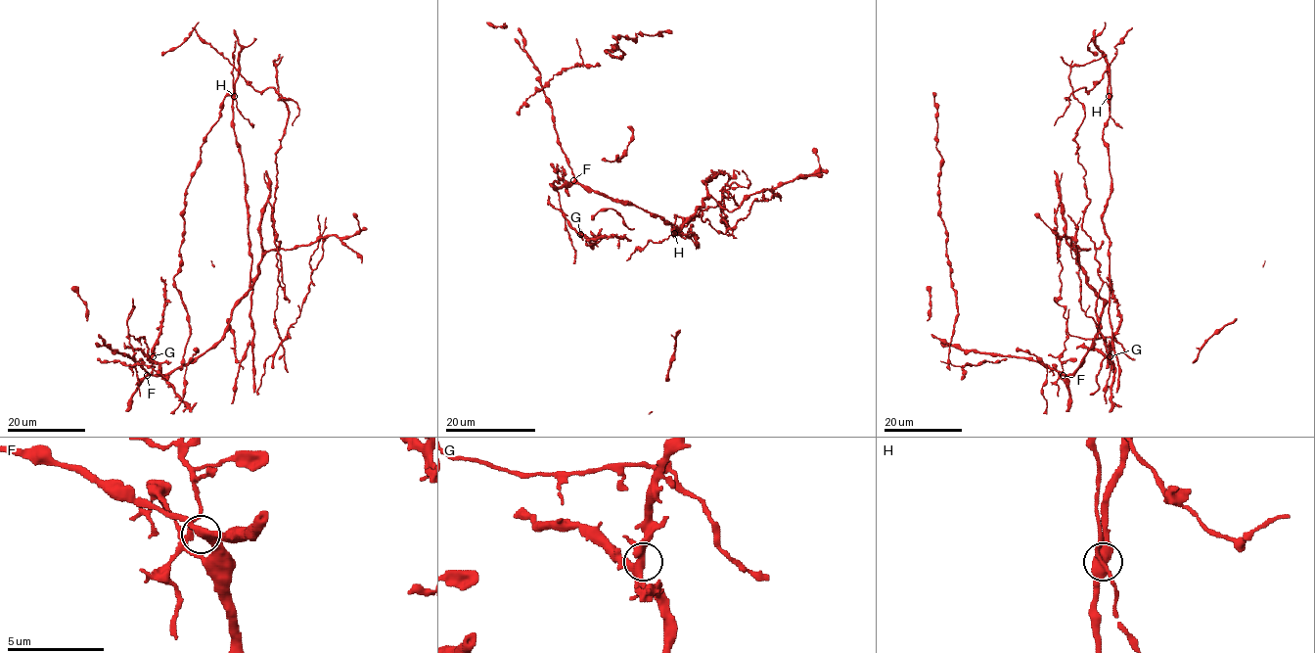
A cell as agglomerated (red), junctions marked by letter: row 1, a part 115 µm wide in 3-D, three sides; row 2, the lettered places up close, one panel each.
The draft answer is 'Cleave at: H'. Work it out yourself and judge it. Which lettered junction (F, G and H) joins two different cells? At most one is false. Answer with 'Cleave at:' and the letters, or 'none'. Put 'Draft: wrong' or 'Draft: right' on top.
Draft: right
Cleave at: H

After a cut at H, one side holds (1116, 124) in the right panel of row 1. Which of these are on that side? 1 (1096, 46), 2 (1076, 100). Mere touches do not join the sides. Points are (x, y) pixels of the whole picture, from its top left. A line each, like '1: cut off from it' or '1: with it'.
1: cut off from it
2: cut off from it

